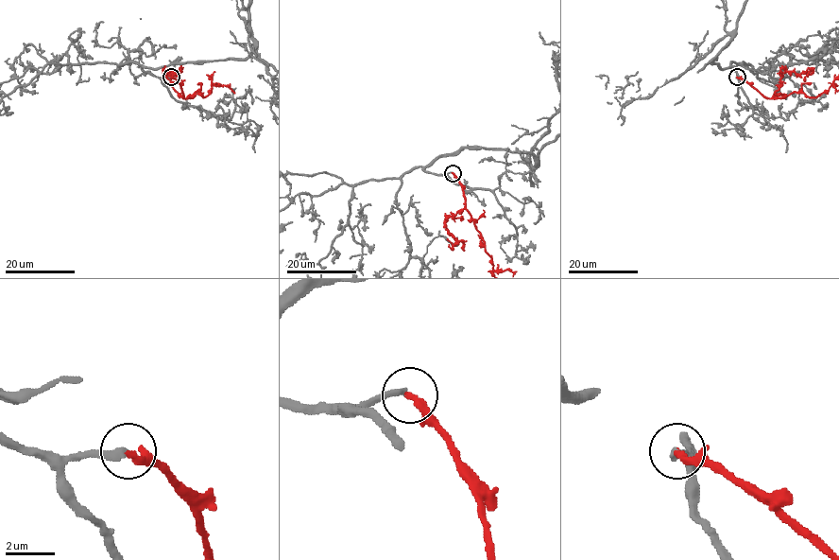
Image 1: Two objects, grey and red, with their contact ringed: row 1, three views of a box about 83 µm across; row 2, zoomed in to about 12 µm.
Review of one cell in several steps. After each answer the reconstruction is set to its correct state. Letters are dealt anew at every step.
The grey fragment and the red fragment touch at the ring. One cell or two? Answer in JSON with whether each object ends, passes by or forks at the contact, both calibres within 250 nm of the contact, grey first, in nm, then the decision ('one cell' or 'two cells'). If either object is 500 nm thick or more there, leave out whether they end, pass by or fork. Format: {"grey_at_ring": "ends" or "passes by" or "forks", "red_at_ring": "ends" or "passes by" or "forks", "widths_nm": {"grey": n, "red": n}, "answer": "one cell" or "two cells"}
{"grey_at_ring": "ends", "red_at_ring": "ends", "widths_nm": {"grey": 240, "red": 280}, "answer": "one cell"}

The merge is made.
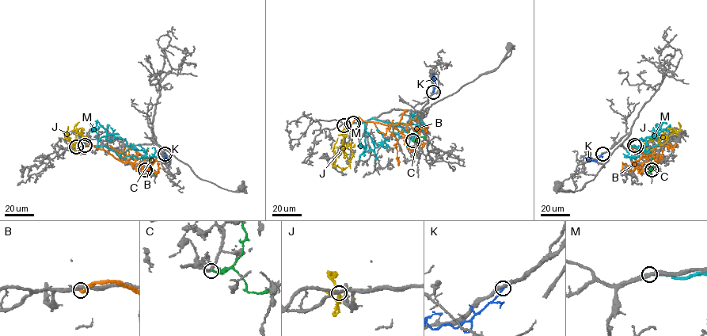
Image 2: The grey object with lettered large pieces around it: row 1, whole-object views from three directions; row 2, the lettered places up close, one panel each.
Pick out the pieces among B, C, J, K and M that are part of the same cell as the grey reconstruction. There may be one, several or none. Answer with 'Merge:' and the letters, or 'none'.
Merge: none

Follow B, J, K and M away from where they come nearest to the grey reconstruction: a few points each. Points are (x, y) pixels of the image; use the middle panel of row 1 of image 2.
B: (351, 124), (359, 116), (365, 121), (390, 125), (389, 131), (397, 139), (398, 162), (399, 157)
J: (343, 125), (341, 150), (334, 161), (335, 166), (342, 169), (347, 167)
K: (432, 91), (435, 85), (434, 74)
M: (353, 123), (364, 123), (374, 118), (390, 123), (407, 124), (409, 116), (413, 113), (424, 124)

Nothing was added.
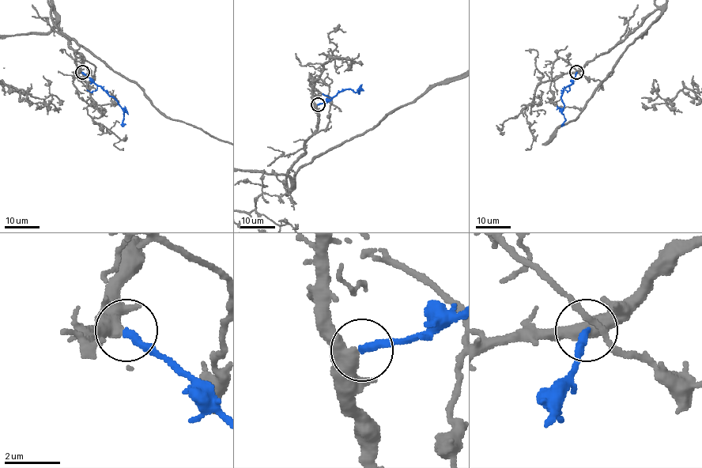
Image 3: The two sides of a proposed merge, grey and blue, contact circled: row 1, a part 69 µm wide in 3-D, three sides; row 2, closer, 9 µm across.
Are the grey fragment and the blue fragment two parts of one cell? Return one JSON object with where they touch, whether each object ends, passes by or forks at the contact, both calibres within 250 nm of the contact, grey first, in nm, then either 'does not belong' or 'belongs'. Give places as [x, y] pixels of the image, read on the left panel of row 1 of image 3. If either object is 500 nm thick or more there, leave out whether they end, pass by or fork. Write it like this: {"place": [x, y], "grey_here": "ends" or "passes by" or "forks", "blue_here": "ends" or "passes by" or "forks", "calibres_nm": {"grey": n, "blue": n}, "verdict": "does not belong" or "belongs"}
{"place": [82, 72], "grey_here": "passes by", "blue_here": "ends", "calibres_nm": {"grey": 460, "blue": 280}, "verdict": "belongs"}

